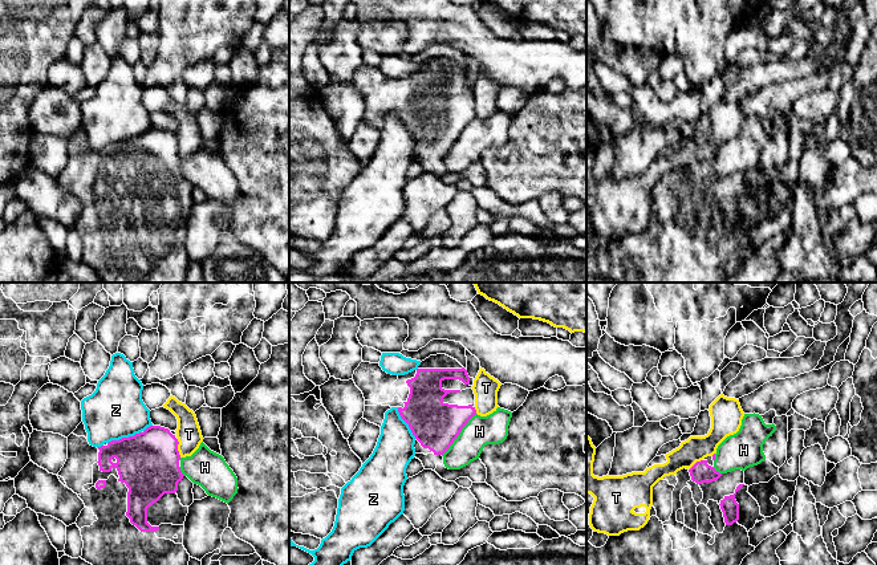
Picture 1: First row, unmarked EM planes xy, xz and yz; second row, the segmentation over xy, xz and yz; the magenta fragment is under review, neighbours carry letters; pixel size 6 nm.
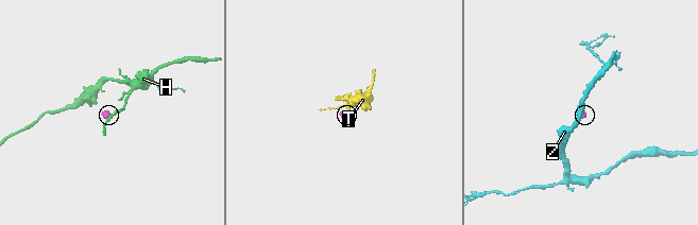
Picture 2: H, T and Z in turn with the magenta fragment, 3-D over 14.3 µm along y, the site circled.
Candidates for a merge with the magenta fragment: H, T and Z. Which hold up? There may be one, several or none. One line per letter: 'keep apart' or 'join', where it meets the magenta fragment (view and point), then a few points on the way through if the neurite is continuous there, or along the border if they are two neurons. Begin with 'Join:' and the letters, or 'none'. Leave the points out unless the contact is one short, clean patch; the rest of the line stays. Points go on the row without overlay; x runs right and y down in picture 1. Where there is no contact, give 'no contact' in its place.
Join: none
H: keep apart; contact xz (459, 135); border xz (476, 117), (442, 158)
T: keep apart; contact xy (177, 151); border xy (177, 142), (181, 159)
Z: keep apart; contact xy (124, 141)

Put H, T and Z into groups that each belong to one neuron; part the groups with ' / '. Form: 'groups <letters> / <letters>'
groups H / T / Z

